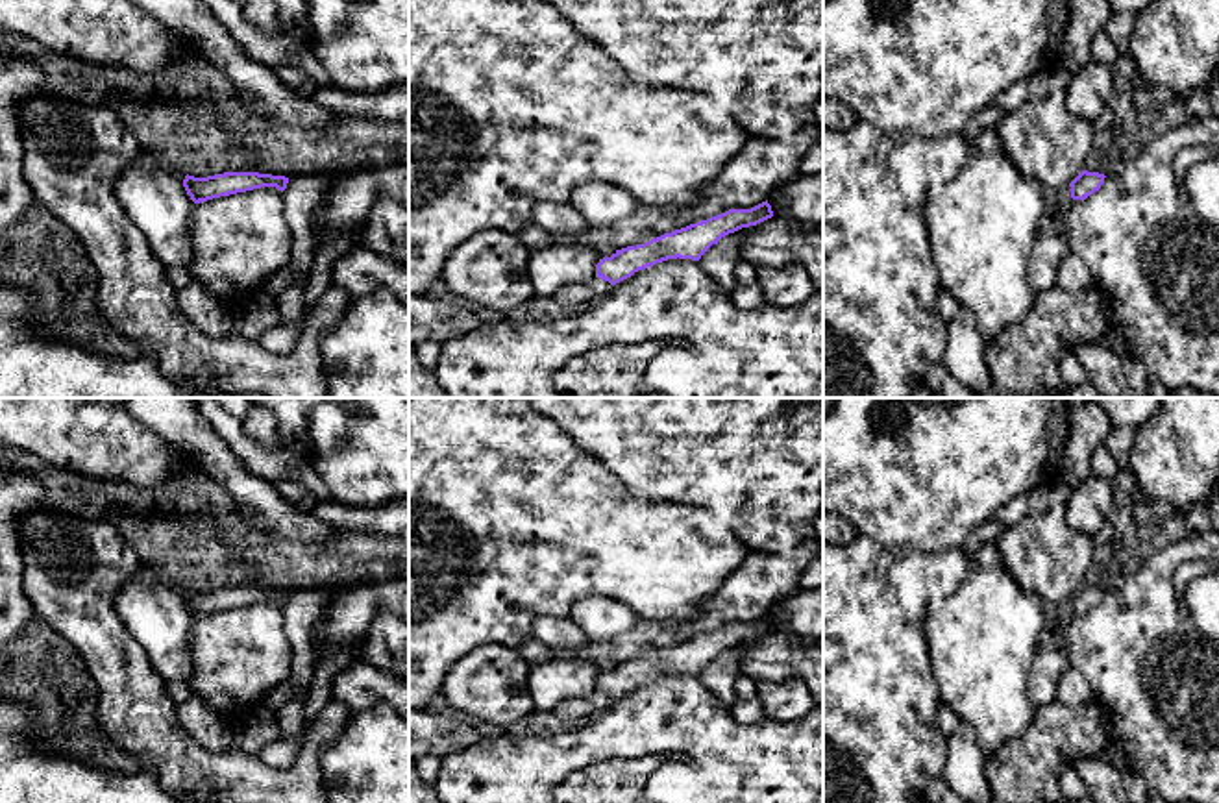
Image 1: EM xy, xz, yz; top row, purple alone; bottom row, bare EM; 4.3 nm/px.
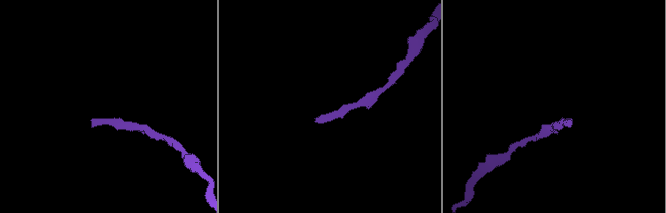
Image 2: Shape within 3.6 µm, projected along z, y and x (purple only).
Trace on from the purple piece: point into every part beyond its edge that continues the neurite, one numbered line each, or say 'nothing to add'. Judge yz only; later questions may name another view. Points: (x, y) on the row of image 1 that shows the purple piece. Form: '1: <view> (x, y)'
nothing to add

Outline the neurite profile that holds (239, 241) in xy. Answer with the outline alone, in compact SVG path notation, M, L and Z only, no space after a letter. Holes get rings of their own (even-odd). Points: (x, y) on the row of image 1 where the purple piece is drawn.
M261 187L194 204L191 279L237 311L290 259L283 192Z

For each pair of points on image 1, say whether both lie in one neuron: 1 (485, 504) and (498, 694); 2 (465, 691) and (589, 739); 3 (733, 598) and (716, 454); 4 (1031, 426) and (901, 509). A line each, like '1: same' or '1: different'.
1: different
2: different
3: different
4: same

